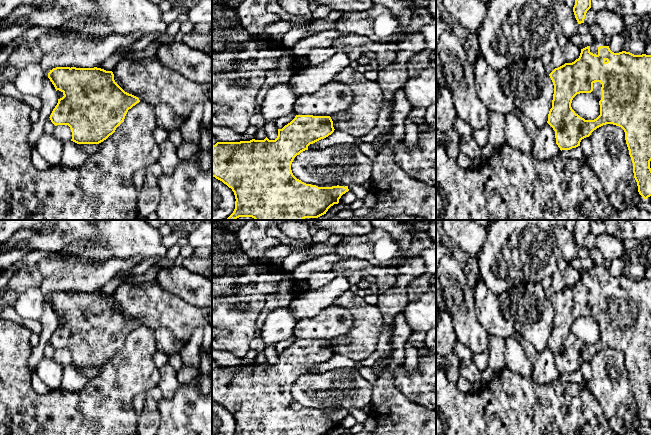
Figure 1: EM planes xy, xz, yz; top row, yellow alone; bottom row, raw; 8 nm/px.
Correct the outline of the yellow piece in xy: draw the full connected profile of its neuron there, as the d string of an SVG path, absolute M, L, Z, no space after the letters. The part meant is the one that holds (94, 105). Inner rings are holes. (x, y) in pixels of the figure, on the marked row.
M56 67L50 70L48 78L56 91L59 90L64 95L58 99L58 103L49 118L55 126L68 125L72 132L71 141L77 144L99 144L103 142L124 122L128 110L140 102L138 97L125 92L115 82L112 71L101 68Z

